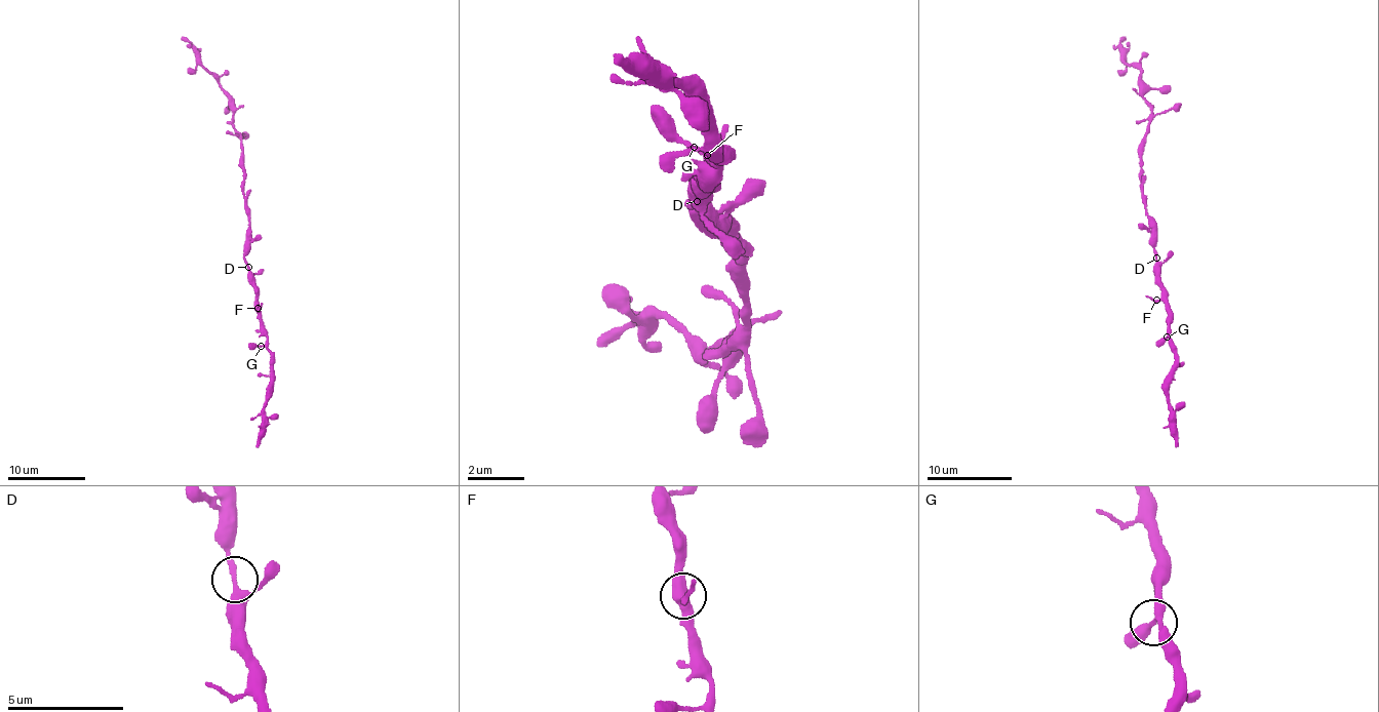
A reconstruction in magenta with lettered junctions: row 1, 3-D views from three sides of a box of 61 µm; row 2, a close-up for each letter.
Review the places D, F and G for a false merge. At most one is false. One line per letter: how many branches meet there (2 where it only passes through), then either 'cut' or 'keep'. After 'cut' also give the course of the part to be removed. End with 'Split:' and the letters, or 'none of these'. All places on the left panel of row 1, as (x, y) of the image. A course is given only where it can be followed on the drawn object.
D: branches 3; keep
F: branches 3; keep
G: branches 3; keep
Split: none of these

